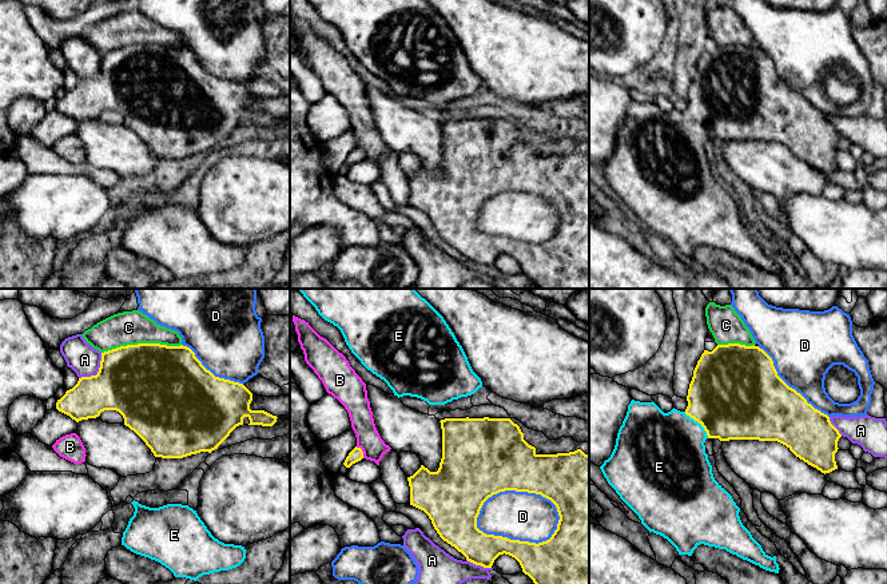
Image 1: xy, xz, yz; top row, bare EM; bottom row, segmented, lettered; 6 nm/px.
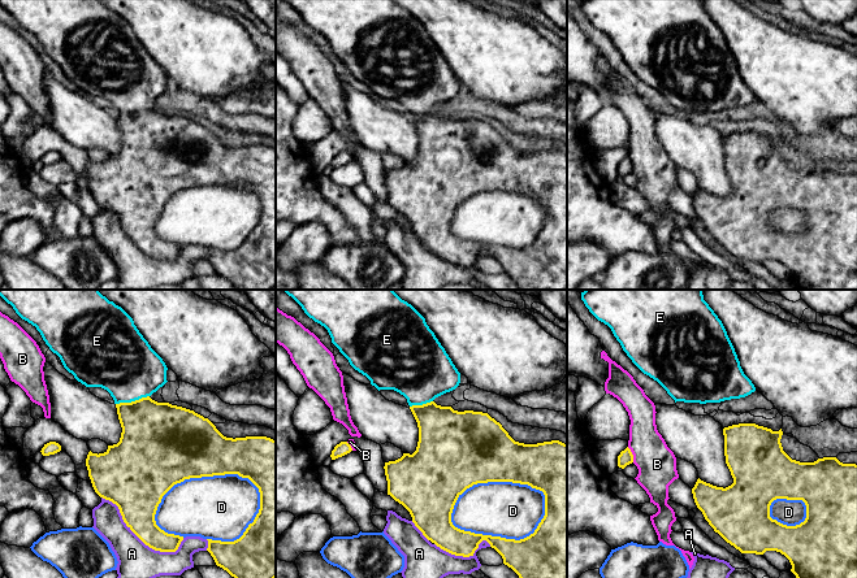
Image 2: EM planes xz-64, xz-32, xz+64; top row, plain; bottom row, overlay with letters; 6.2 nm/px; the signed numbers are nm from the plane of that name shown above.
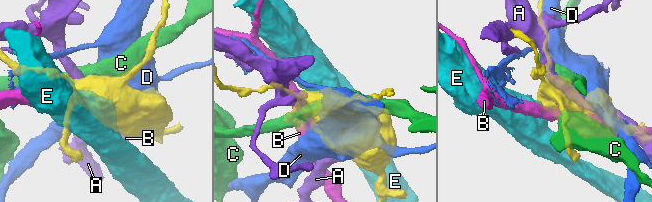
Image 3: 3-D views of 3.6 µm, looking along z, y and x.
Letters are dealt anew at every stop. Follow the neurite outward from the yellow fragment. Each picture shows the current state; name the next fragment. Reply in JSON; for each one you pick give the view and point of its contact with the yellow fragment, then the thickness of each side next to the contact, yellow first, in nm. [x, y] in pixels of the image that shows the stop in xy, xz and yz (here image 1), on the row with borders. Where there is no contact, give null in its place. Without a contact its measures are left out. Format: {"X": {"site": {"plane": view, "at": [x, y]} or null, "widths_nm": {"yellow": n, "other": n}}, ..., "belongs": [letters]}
{"E": {"site": {"plane": "yz", "at": [699, 422]}, "widths_nm": {"yellow": 500, "other": 440}}, "belongs": ["E"]}

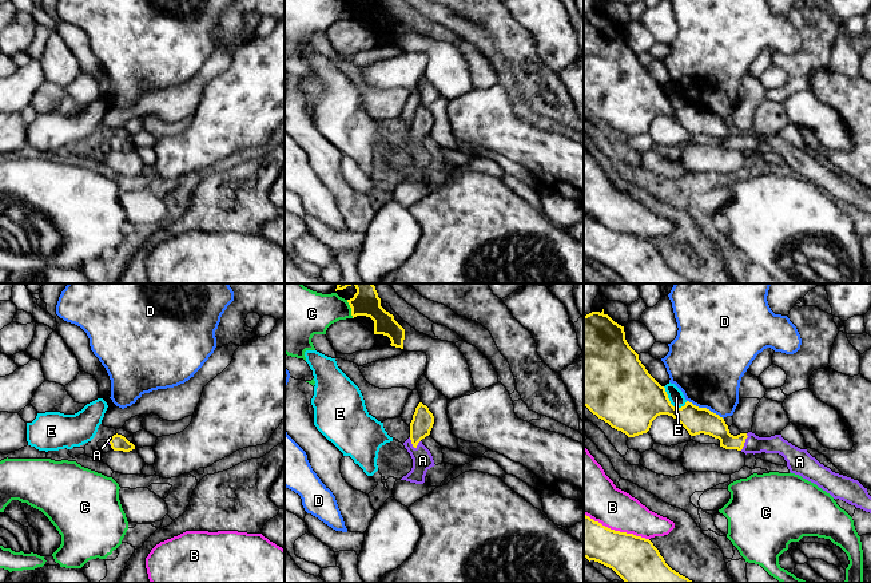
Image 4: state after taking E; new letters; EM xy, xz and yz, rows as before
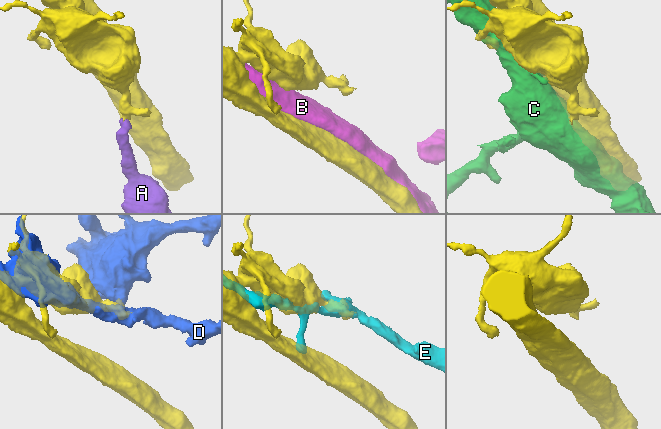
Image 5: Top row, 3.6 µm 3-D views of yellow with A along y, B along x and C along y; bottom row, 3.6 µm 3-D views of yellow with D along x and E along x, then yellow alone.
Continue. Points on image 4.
{"A": {"site": {"plane": "xz", "at": [412, 443]}, "widths_nm": {"yellow": 130, "other": 130}}, "belongs": ["A"]}

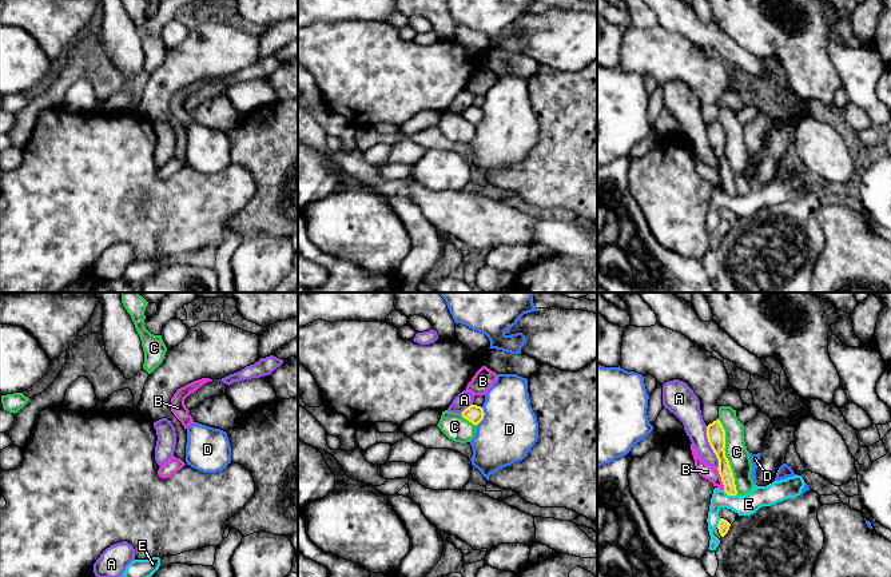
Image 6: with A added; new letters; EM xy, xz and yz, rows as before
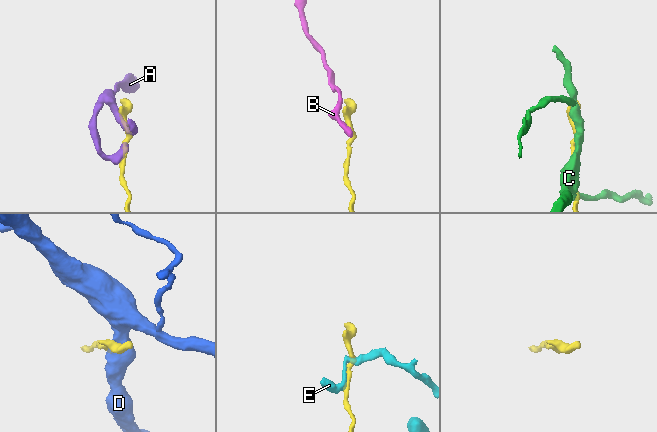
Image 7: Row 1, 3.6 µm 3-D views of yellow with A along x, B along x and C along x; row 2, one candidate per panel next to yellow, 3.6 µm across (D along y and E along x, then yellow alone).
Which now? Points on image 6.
{"belongs": []}

